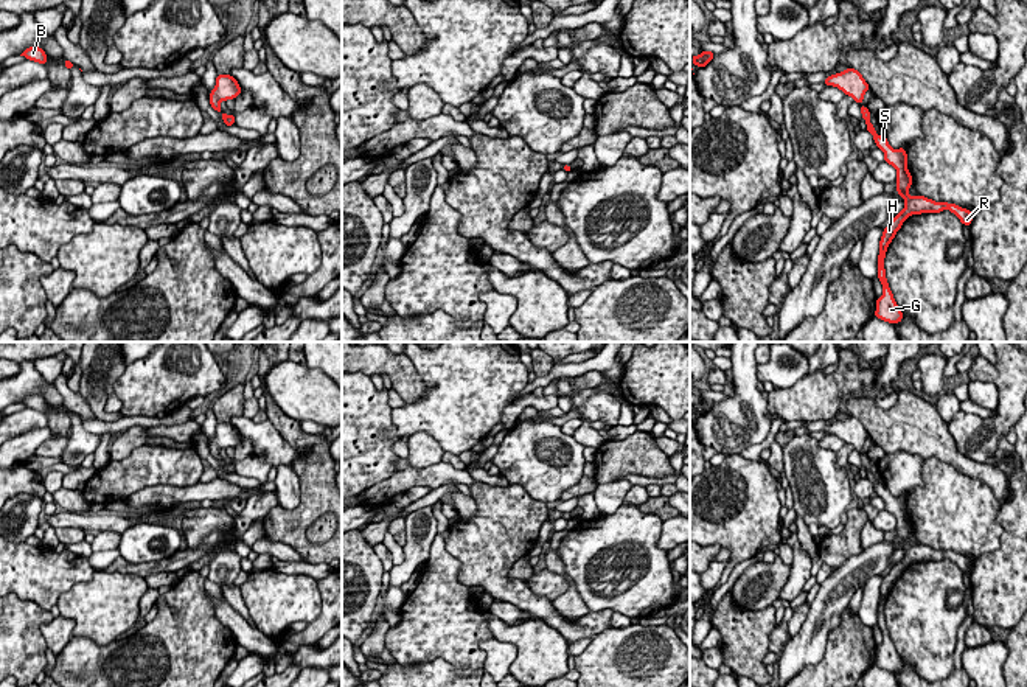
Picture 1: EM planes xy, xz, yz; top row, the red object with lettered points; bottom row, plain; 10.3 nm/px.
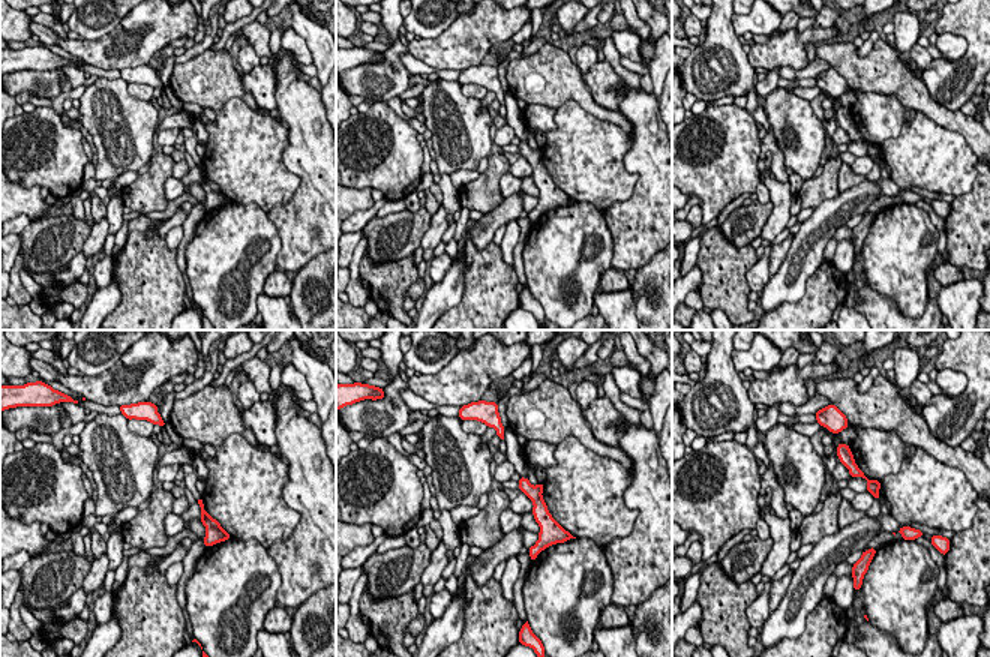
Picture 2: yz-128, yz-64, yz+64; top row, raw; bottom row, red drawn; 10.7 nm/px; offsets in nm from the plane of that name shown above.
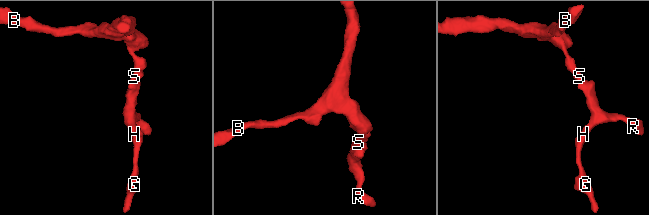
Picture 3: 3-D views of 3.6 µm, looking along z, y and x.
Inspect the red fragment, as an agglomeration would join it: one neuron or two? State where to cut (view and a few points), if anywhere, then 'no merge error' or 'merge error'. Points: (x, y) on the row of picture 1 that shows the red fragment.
cut none; no merge error

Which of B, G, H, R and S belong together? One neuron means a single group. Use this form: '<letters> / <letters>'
B G H R S

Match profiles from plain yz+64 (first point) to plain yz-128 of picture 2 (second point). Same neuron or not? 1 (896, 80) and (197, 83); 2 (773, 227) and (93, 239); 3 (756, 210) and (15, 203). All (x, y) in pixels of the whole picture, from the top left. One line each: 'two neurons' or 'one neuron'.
1: one neuron
2: one neuron
3: two neurons

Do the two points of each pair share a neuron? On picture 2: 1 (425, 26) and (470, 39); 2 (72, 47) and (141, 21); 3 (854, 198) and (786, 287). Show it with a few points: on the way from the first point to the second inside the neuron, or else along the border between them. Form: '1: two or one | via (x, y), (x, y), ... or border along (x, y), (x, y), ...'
1: two | border along (459, 15), (438, 35), (416, 38)
2: one | via (99, 53), (108, 60), (137, 54), (144, 39)
3: one | via (831, 219), (810, 240), (800, 264)

